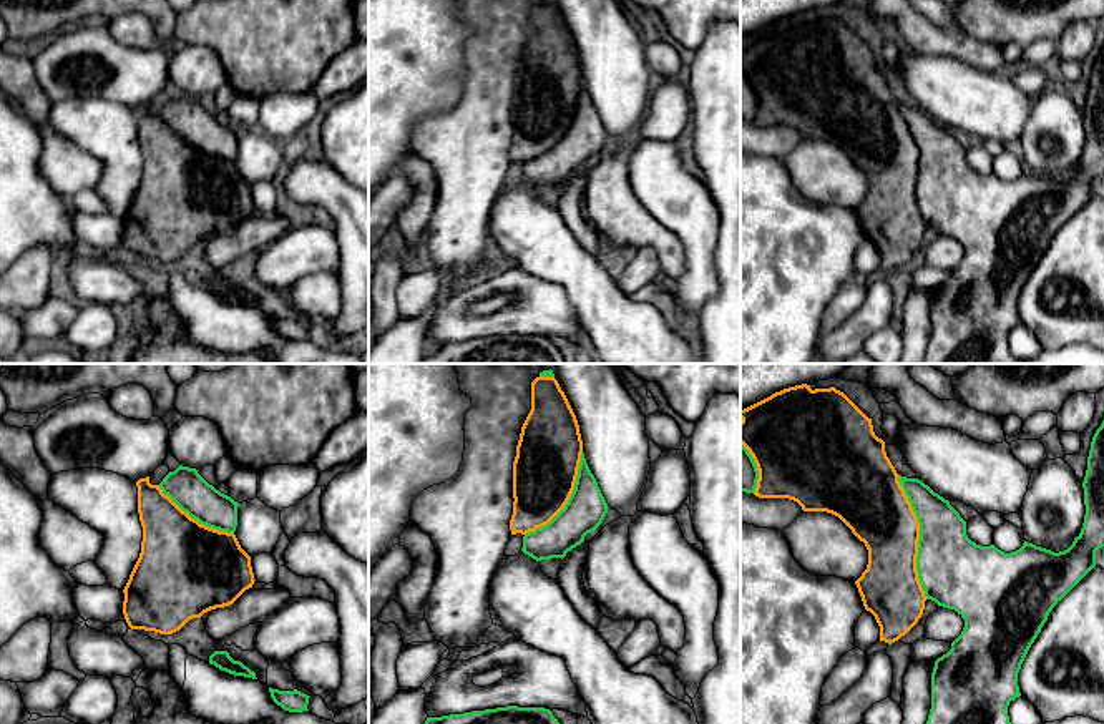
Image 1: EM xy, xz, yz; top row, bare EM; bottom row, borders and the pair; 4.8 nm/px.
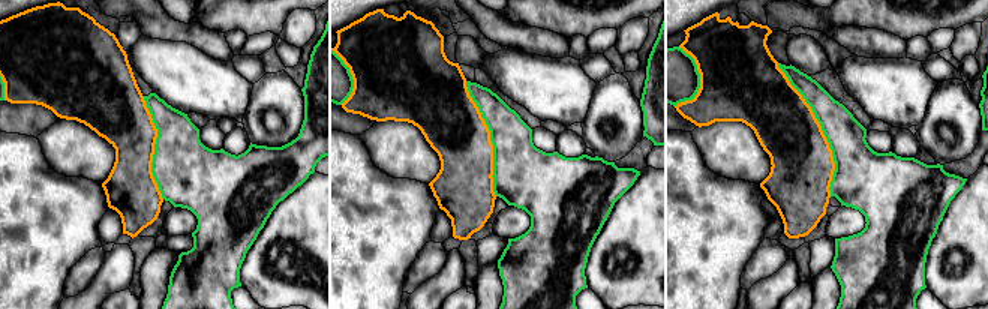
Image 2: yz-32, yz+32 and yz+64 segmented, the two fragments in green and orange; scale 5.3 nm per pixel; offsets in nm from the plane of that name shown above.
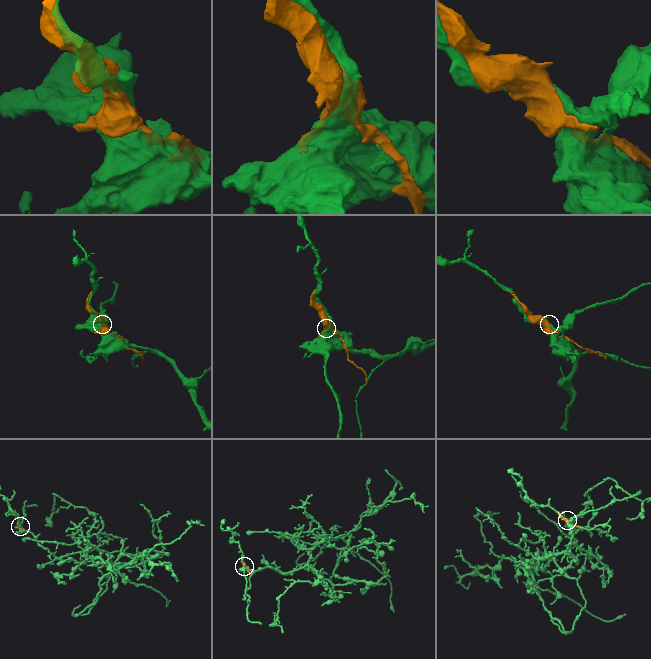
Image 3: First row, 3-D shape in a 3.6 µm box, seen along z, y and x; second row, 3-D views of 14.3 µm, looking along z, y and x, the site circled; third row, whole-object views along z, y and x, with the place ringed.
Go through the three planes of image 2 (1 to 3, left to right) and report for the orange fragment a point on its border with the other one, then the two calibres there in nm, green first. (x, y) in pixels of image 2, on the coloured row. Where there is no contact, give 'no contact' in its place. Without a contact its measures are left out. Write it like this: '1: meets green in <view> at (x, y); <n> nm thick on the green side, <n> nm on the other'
1: meets green in yz-32 at (155, 147); 360 nm thick on the green side, 300 nm on the other
2: meets green in yz+32 at (491, 138); 320 nm thick on the green side, 320 nm on the other
3: meets green in yz+64 at (822, 129); 220 nm thick on the green side, 340 nm on the other

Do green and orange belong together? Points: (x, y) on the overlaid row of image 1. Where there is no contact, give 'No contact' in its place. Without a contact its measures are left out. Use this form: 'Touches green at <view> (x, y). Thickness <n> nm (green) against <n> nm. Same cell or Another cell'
Touches green at yz (920, 537). Thickness 340 nm (green) against 320 nm. Another cell

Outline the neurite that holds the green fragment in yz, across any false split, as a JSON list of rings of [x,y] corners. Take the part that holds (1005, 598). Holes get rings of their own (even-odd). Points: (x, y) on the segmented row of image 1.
[[[1104,420],[1087,457],[1081,533],[1059,553],[1028,541],[1011,553],[976,545],[948,500],[918,478],[900,475],[898,482],[920,523],[916,571],[925,596],[965,619],[951,649],[935,661],[926,724],[1011,724],[1008,706],[1021,696],[1018,673],[1031,644],[1053,608],[1096,566],[1096,551],[1104,546]]]

